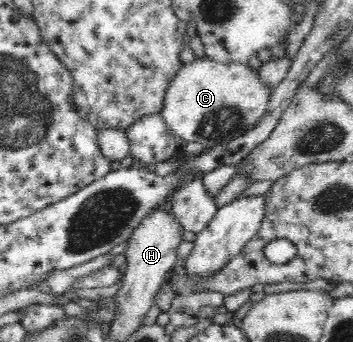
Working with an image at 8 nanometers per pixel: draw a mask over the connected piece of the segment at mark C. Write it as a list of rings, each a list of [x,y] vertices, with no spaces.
[[[206,56],[185,63],[170,82],[163,99],[161,118],[172,137],[185,145],[200,143],[204,149],[225,144],[242,135],[267,110],[269,92],[248,63],[224,64]]]

